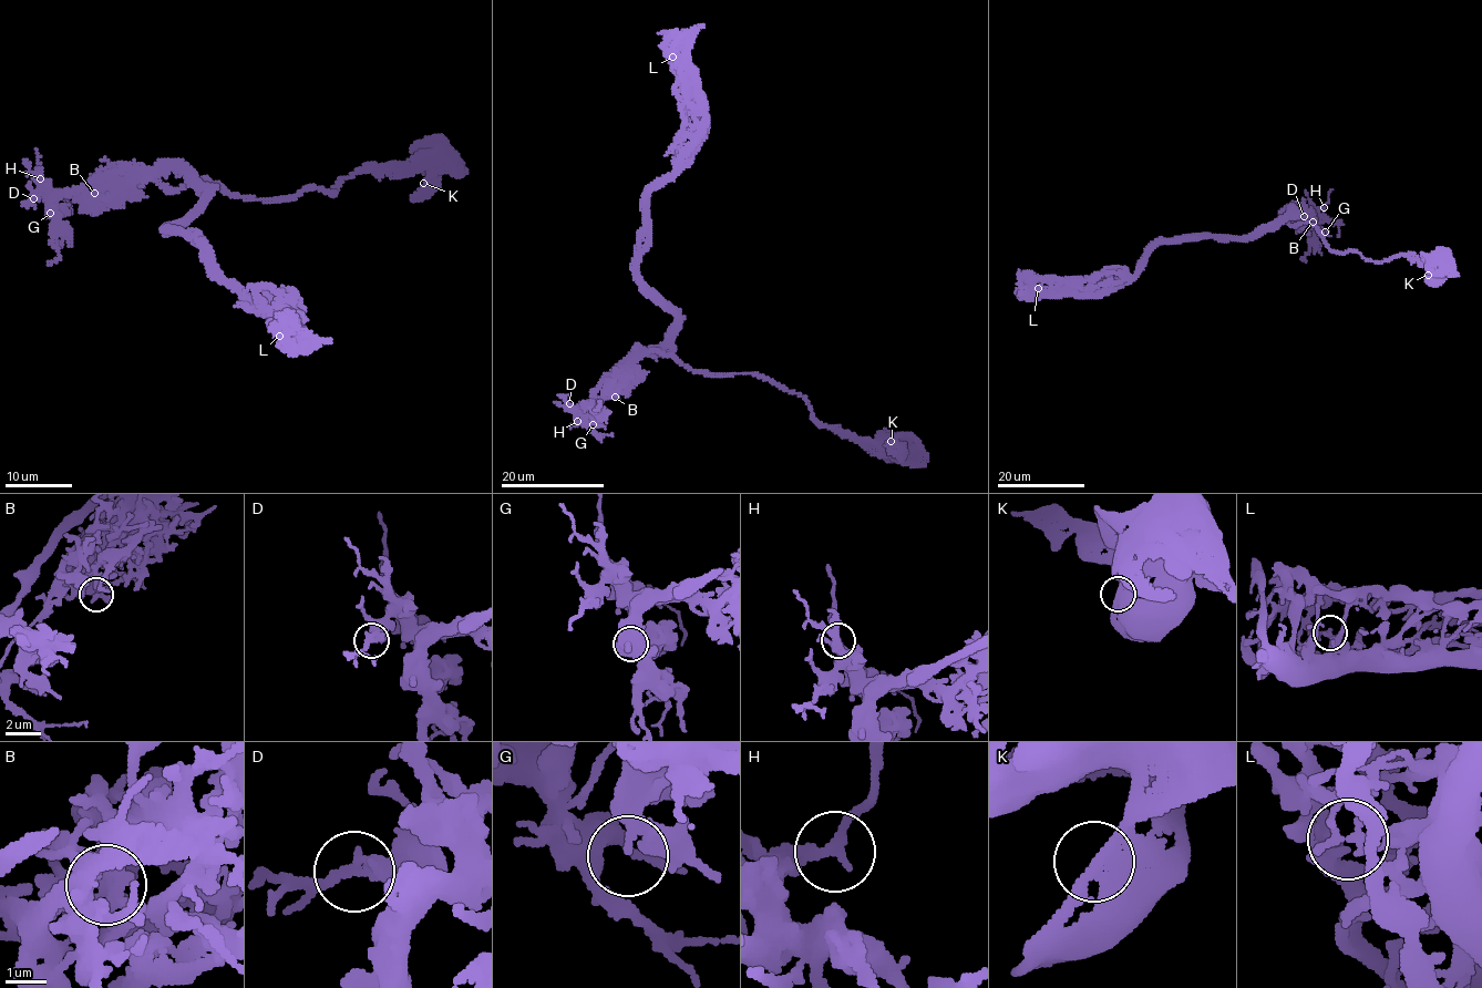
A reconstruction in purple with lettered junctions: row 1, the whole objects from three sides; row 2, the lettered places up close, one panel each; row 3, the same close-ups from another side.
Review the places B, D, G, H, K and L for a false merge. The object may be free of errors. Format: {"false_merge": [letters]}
{"false_merge": ["L"]}

